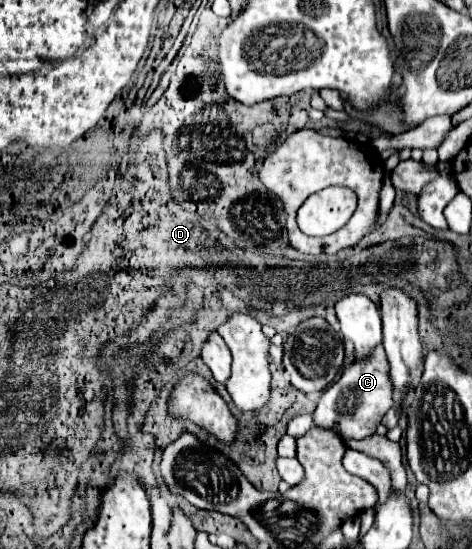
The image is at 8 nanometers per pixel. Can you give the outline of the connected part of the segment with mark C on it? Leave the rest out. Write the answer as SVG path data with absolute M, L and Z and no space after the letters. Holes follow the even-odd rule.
M378 345L372 349L372 357L364 357L360 361L352 361L344 367L340 379L332 383L326 393L322 393L320 403L314 411L314 423L320 427L334 427L344 437L350 439L366 439L376 433L376 427L380 425L382 417L388 409L394 407L392 399L392 381L390 381L390 363L386 359L384 347ZM344 405L350 405L348 411L342 411Z

